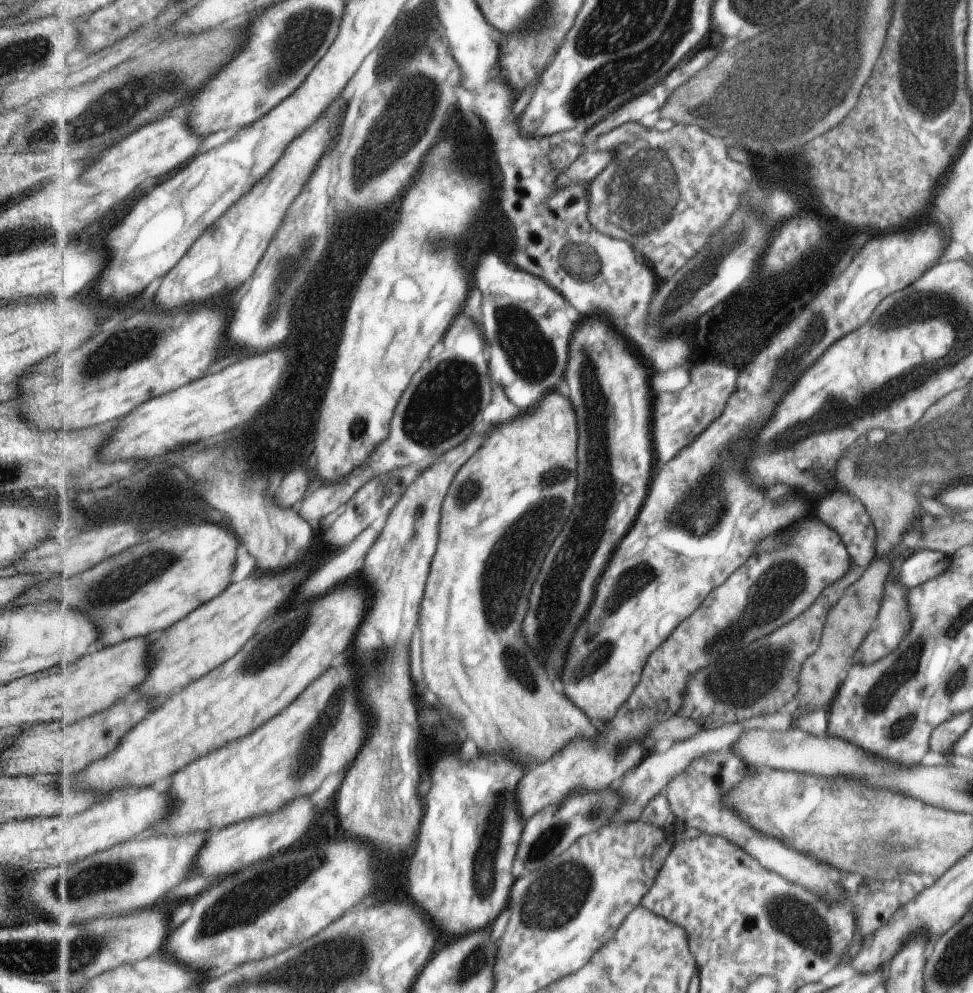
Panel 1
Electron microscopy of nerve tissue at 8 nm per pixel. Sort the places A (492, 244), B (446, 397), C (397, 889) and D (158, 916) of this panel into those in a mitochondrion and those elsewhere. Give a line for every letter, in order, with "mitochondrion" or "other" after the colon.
A: other
B: mitochondrion
C: other
D: other

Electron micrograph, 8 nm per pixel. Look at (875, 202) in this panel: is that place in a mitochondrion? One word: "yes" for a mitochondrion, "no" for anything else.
no

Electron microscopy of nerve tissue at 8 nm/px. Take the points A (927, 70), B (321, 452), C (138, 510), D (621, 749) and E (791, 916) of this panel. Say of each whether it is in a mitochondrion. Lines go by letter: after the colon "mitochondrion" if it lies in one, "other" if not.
A: mitochondrion
B: other
C: other
D: mitochondrion
E: mitochondrion

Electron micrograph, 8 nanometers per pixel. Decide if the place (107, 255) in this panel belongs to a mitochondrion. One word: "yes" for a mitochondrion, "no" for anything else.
no

